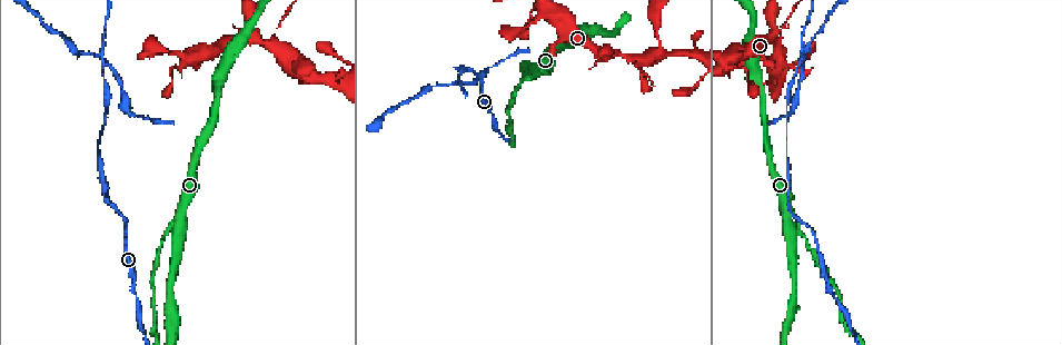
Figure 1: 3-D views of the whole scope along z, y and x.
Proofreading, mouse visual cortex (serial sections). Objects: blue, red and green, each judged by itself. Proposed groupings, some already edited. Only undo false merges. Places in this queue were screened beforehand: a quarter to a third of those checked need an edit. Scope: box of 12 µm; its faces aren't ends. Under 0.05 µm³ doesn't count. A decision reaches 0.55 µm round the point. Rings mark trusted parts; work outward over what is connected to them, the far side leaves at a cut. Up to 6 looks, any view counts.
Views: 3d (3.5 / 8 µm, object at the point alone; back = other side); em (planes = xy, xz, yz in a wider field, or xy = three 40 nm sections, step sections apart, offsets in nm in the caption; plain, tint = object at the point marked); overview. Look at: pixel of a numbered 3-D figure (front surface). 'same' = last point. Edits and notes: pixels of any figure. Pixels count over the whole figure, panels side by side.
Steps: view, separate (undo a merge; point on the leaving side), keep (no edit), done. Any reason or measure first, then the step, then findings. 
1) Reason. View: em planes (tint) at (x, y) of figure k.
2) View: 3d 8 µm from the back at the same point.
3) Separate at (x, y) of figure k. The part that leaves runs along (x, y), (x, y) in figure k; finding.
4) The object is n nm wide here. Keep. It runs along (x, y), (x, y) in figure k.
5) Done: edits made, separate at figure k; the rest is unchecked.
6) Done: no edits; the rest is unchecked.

Thin neck. View: 3d 3.5 µm at (771, 58) of figure 1.

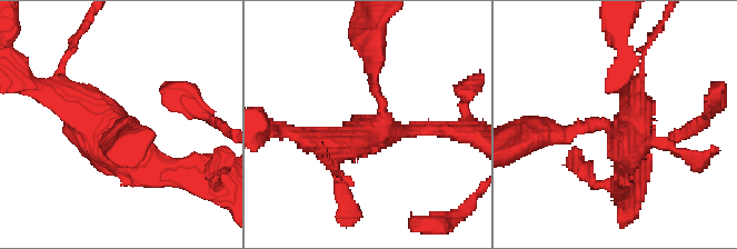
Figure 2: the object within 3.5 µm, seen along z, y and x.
4 arms meet here; the arms are 150, 150, 250, 400 nm wide; shape alone is not enough. View: em xy step 5 (tint) at (381, 122) of figure 2.

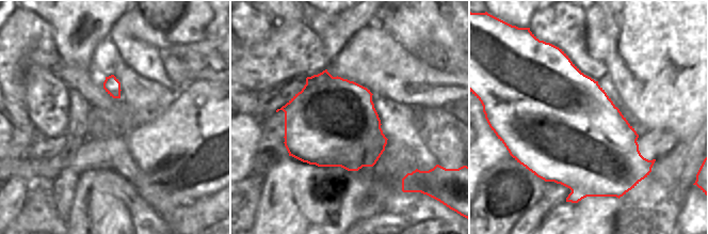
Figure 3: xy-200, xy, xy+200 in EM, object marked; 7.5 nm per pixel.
Keep. It runs along (66, 100), (107, 141), (192, 176) in figure 2; continuous, no second cell.

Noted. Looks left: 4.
Small branch off a trunk. View: 3d 8 µm at (789, 212) of figure 1.

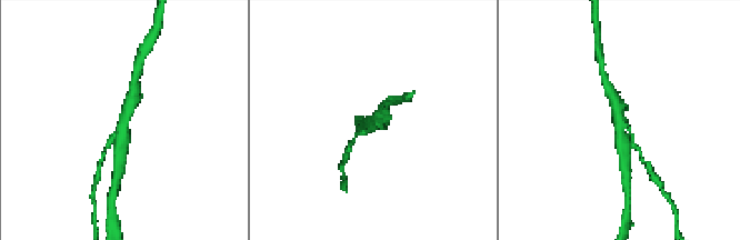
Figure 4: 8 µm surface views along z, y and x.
Need the tissue. View: em xy step 5 (tint) at (621, 124) of figure 4.

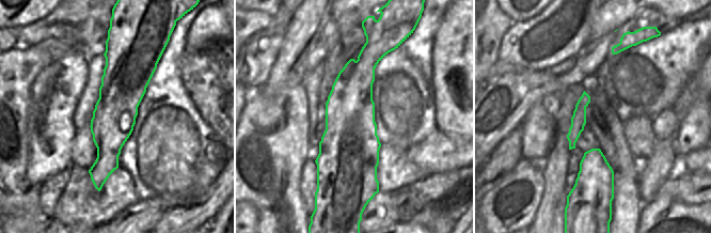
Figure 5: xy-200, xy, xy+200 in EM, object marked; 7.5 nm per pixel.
Separate at (633, 146) of figure 4. The part that leaves runs along (624, 124), (644, 162) in figure 4; a second cell is stuck on.

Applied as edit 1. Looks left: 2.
View: 3d 3.5 µm at (103, 68) of figure 1.

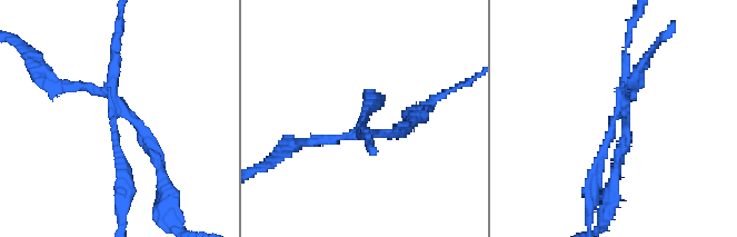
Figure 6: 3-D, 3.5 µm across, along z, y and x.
4 arms meet here; the arms are 150, 150, 150, 200 nm wide; now the EM. View: em xy step 2 (tint) at (618, 118) of figure 6.

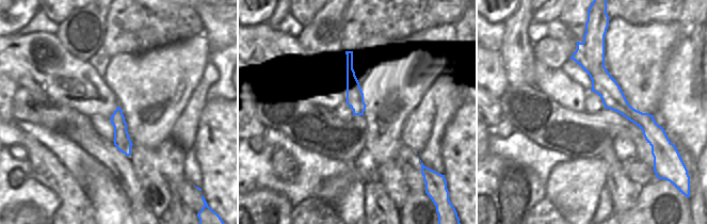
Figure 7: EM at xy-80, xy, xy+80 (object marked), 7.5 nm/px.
Separate at (142, 140) of figure 6. The part that leaves runs along (617, 110), (646, 59) in figure 6; two cells meet here.

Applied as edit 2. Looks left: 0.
Done: edits made, separate at figure 4, separate at figure 6; the rest is unchecked.

